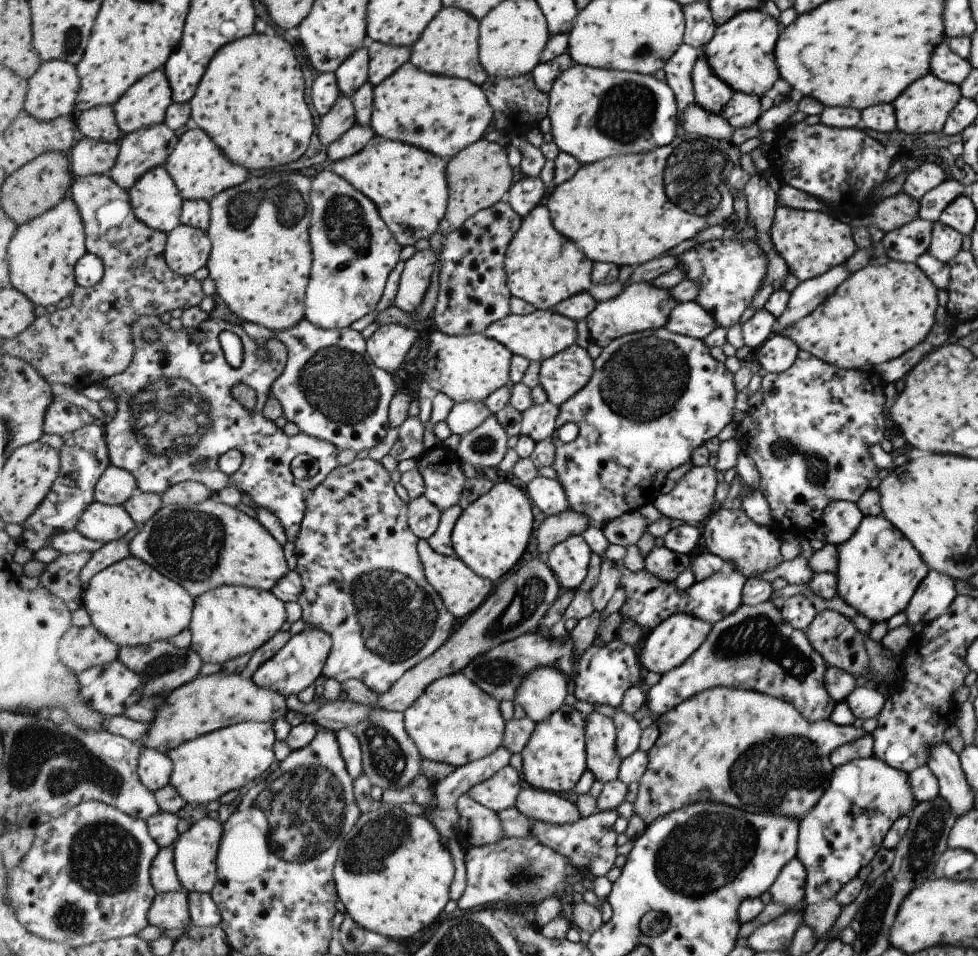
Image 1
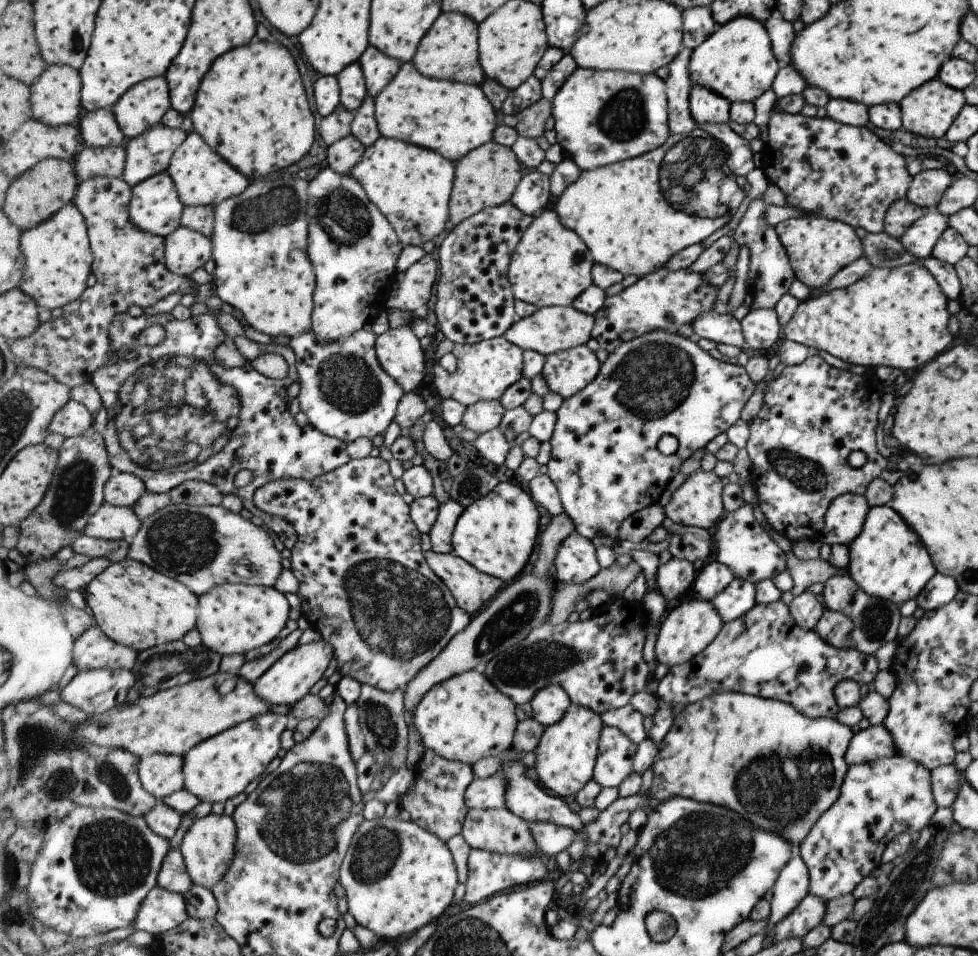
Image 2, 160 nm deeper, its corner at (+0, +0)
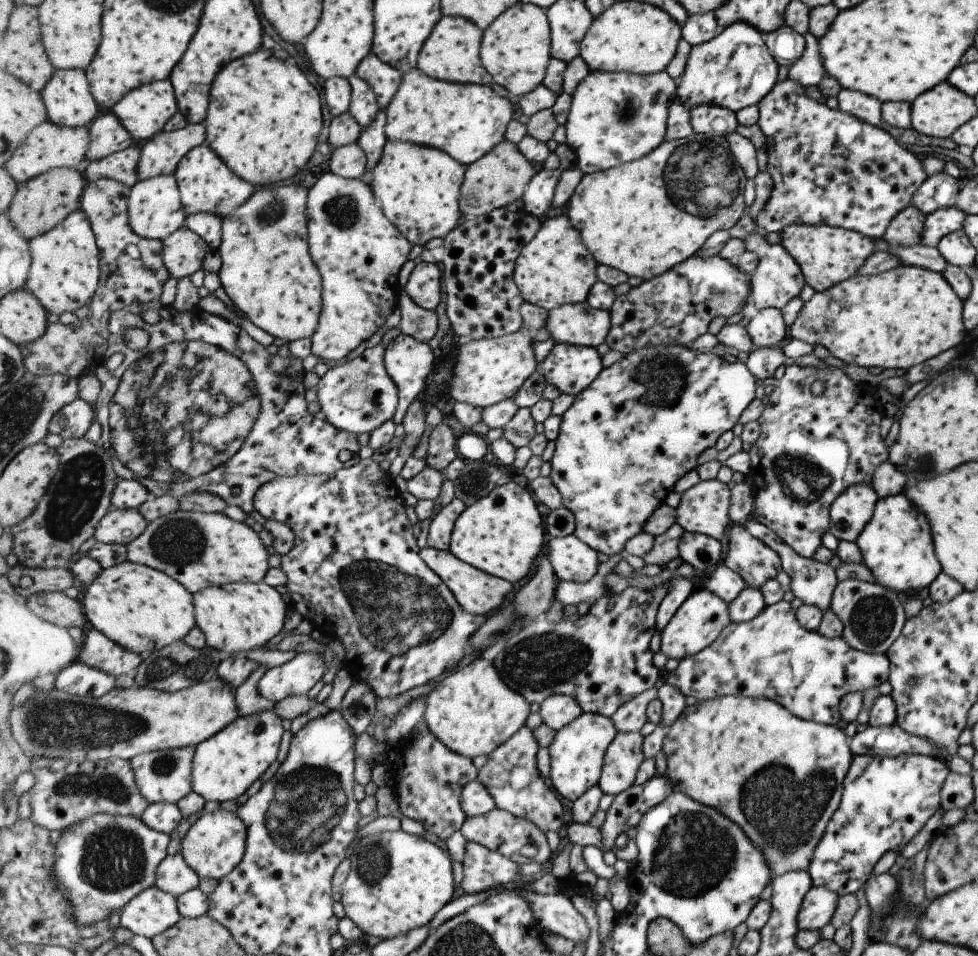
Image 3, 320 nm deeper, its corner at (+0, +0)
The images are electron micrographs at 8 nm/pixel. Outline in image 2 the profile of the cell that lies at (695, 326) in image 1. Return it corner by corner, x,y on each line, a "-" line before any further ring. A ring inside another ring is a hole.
705,313
694,322
697,338
714,340
716,343
725,343
737,346
742,351
747,351
746,338
744,337
742,321
733,315

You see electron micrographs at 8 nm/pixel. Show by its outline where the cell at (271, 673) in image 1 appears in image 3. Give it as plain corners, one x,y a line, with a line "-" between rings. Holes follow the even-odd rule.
319,650
297,654
281,666
268,669
259,680
259,692
275,703
293,695
305,695
327,672

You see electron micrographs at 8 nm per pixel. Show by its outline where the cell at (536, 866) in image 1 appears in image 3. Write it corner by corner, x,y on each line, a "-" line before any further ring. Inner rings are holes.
468,841
462,864
464,877
461,892
465,894
481,894
491,888
501,890
520,875
517,862
475,841

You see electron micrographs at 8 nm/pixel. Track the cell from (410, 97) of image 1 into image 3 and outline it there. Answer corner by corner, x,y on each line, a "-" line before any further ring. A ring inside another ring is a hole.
417,68
404,75
401,88
384,110
383,119
389,141
412,142
446,150
453,158
468,166
485,157
487,153
505,141
509,122
518,116
517,106
509,98
499,96
499,89
497,92
494,86
442,81

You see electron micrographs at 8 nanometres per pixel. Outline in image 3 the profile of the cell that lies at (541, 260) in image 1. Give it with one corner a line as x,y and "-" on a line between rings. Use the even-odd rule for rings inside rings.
569,214
553,216
545,220
537,236
525,249
522,256
518,258
518,268
514,277
522,290
522,297
530,303
536,304
551,312
560,306
571,303
586,303
590,297
591,289
598,284
598,262
587,248
583,240
582,232
575,228

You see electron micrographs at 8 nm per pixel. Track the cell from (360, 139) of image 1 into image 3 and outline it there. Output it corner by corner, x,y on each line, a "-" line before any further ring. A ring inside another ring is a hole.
357,142
339,147
333,153
328,170
346,179
362,179
368,172
366,151

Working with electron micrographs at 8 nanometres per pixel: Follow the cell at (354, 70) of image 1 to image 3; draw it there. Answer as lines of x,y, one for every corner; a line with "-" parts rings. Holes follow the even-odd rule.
355,74
348,78
354,88
354,96
350,106
350,113
360,122
363,129
369,129
384,111
378,103
378,95
368,82

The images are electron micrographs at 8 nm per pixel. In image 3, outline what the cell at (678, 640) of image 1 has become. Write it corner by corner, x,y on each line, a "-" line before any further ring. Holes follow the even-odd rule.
697,586
660,634
662,638
660,652
667,659
675,659
680,663
709,648
731,623
729,602
723,600
718,594

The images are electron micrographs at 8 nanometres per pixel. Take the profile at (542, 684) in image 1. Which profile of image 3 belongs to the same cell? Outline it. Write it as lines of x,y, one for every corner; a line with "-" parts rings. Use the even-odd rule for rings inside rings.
557,694
549,696
545,702
542,702
539,713
545,725
550,726
554,731
559,731
567,724
571,724
575,718
579,718
584,710
579,706
576,698

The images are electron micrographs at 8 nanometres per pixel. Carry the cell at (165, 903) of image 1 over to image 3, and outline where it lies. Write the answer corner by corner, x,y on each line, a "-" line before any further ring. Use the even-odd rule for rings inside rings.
154,885
122,910
120,925
152,940
175,926
181,918
178,898

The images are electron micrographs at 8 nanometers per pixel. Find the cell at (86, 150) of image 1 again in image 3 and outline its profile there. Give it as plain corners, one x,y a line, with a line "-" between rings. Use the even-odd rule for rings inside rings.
136,143
125,150
101,161
90,161
85,165
85,173
89,182
97,182
99,179
115,179
133,188
138,184
138,164
142,158
141,144

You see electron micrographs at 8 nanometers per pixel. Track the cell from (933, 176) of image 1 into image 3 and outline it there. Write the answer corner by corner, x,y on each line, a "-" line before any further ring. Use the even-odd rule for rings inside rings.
944,172
928,176
913,193
911,205
924,215
954,206
956,194
960,191
957,181

